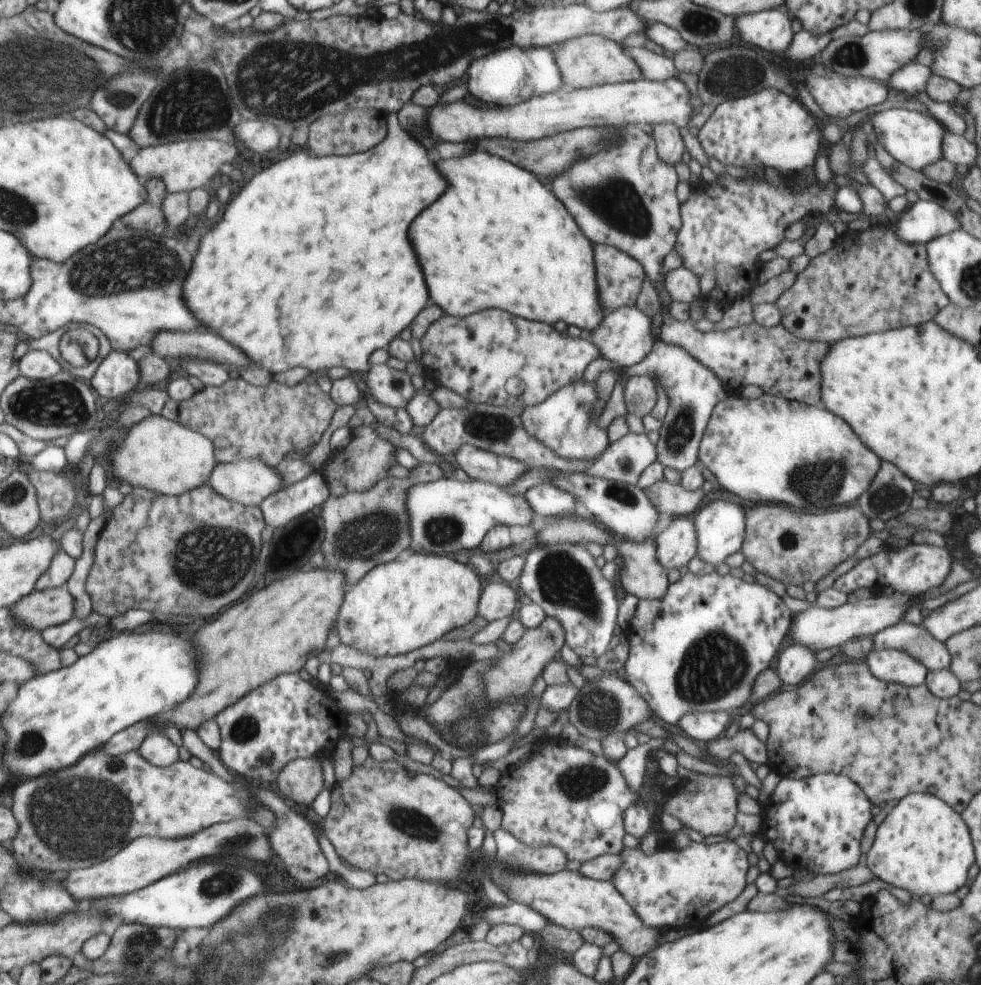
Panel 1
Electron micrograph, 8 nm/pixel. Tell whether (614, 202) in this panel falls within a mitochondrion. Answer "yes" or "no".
yes

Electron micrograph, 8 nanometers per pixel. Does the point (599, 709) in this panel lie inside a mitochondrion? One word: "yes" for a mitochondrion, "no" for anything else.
yes

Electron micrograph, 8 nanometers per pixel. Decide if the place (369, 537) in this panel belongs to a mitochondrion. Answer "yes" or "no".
yes

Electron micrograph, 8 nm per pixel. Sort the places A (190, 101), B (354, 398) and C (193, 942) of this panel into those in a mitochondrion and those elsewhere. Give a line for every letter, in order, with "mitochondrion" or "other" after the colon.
A: mitochondrion
B: other
C: mitochondrion

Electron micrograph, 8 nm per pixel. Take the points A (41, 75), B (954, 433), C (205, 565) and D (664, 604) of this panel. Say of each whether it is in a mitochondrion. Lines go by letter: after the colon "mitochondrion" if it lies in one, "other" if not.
A: mitochondrion
B: other
C: mitochondrion
D: other

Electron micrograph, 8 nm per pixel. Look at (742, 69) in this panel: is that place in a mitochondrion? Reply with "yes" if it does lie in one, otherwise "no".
yes

